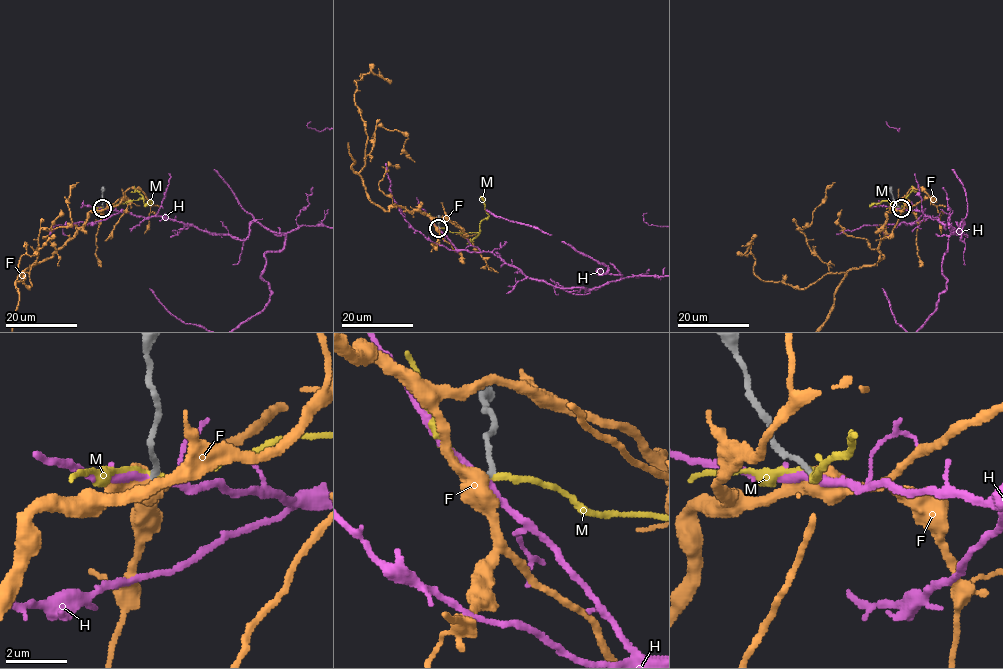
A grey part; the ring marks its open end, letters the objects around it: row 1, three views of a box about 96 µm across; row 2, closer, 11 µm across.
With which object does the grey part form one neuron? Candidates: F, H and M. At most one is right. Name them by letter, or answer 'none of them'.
F

